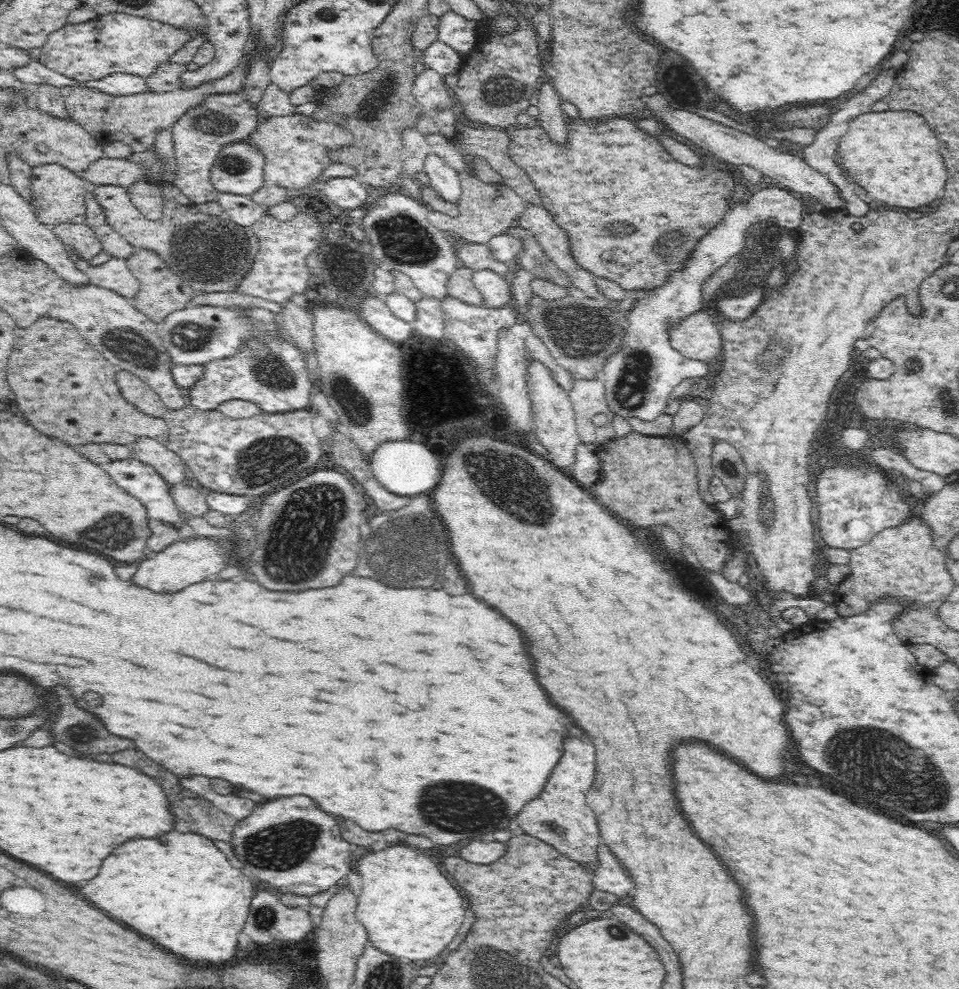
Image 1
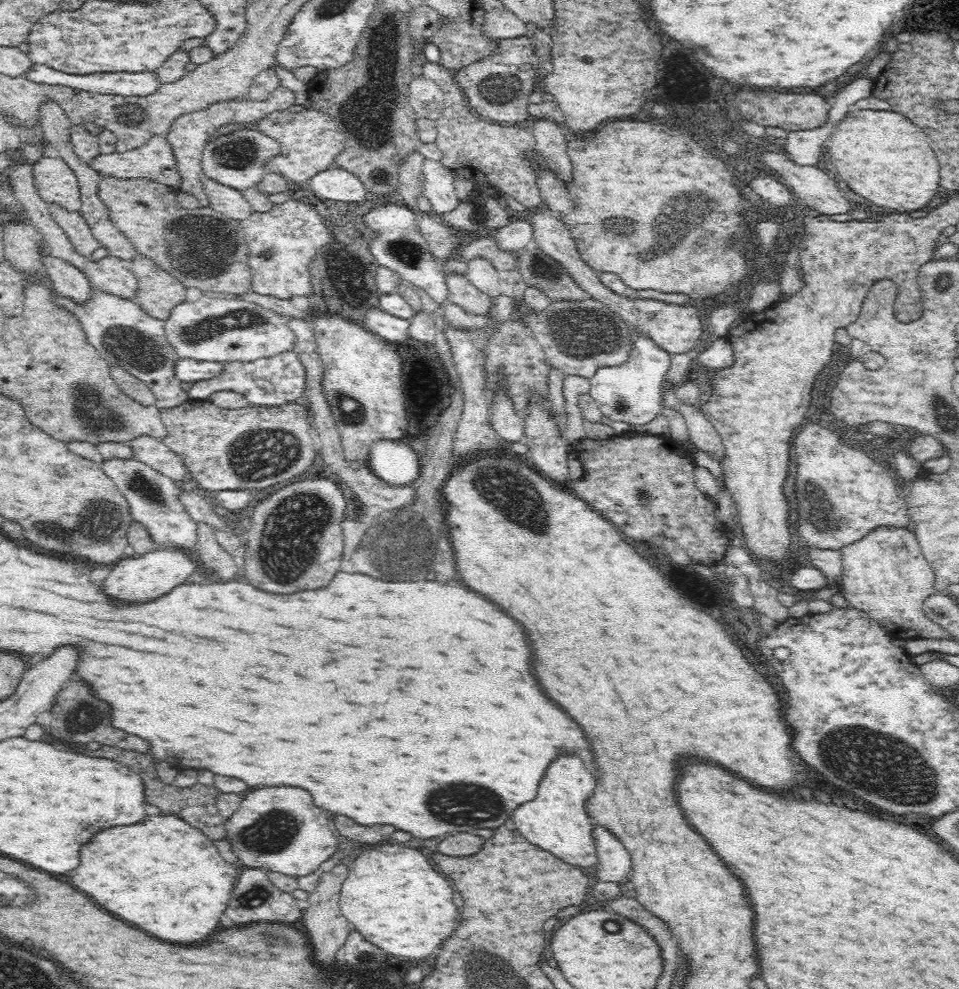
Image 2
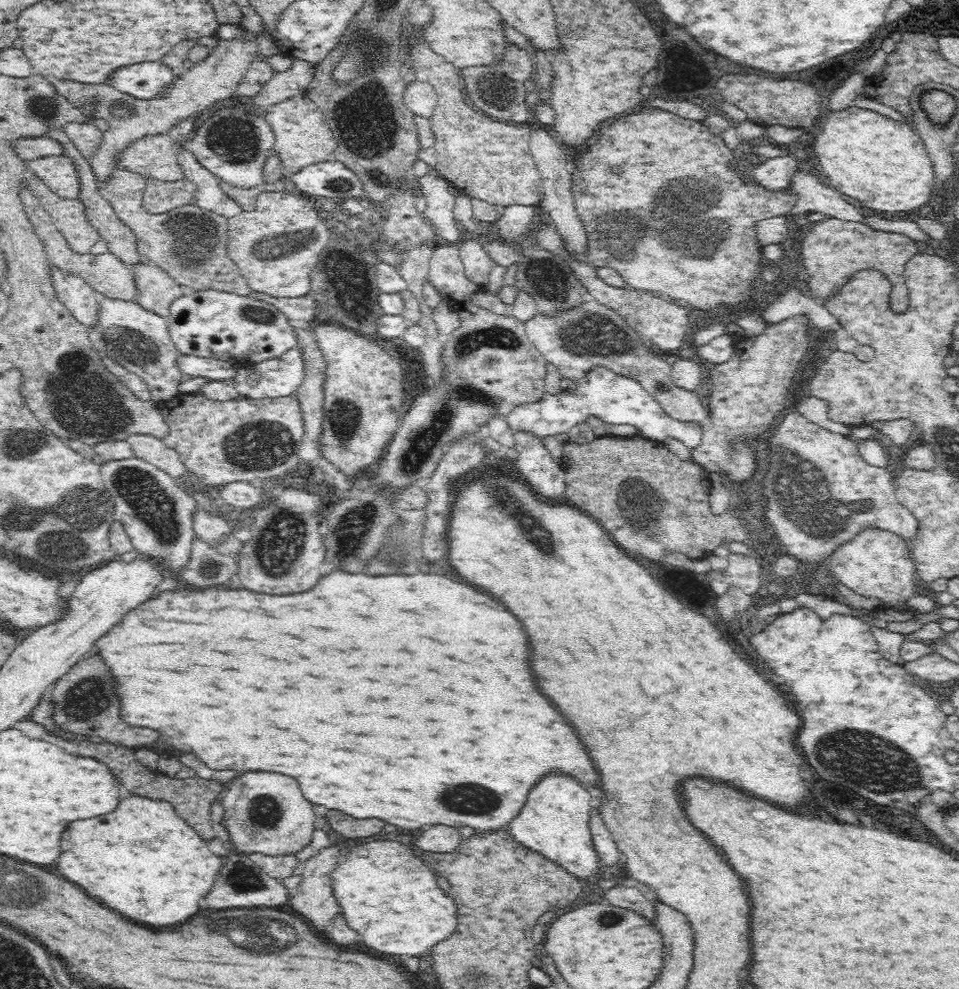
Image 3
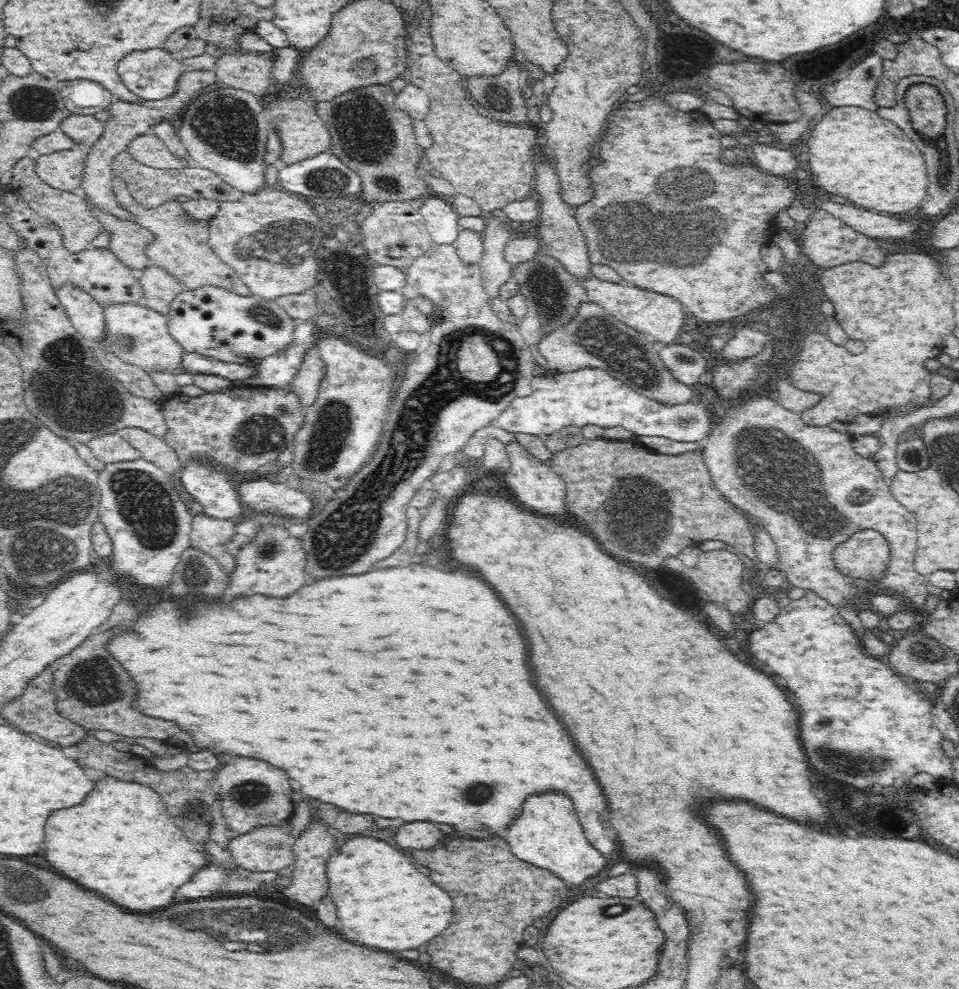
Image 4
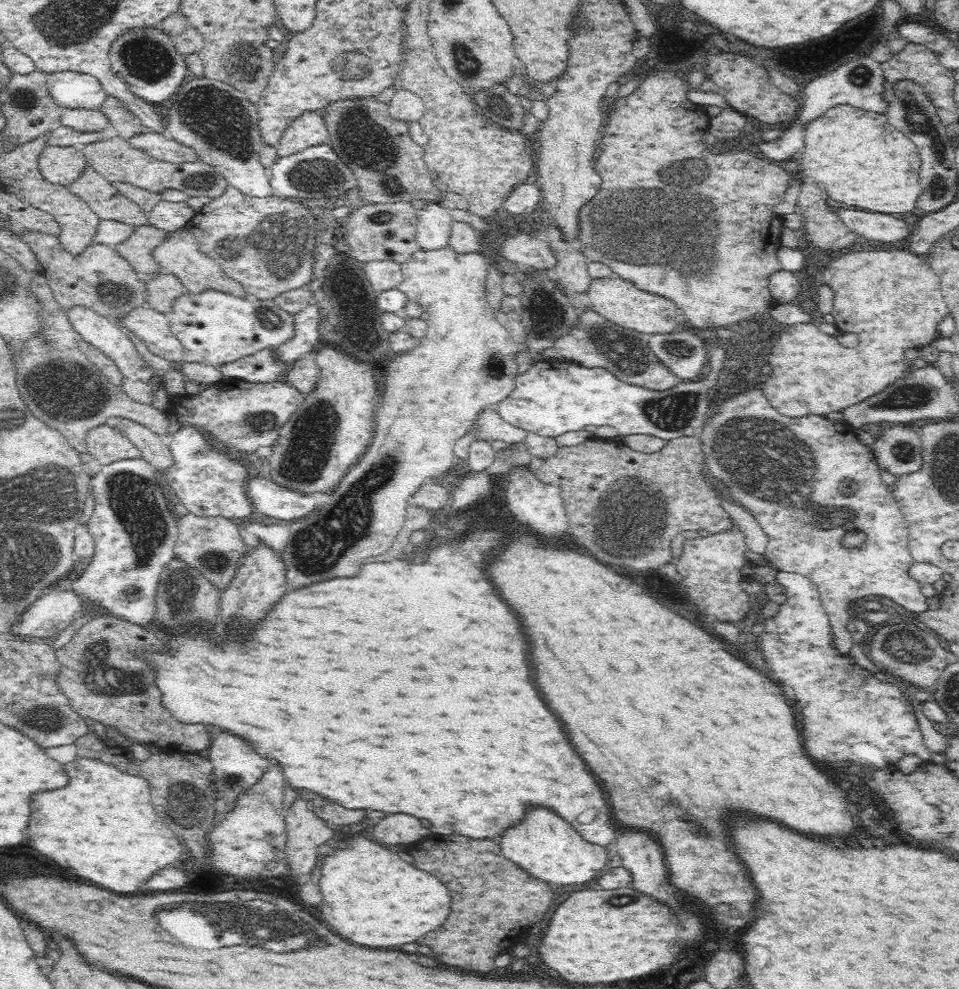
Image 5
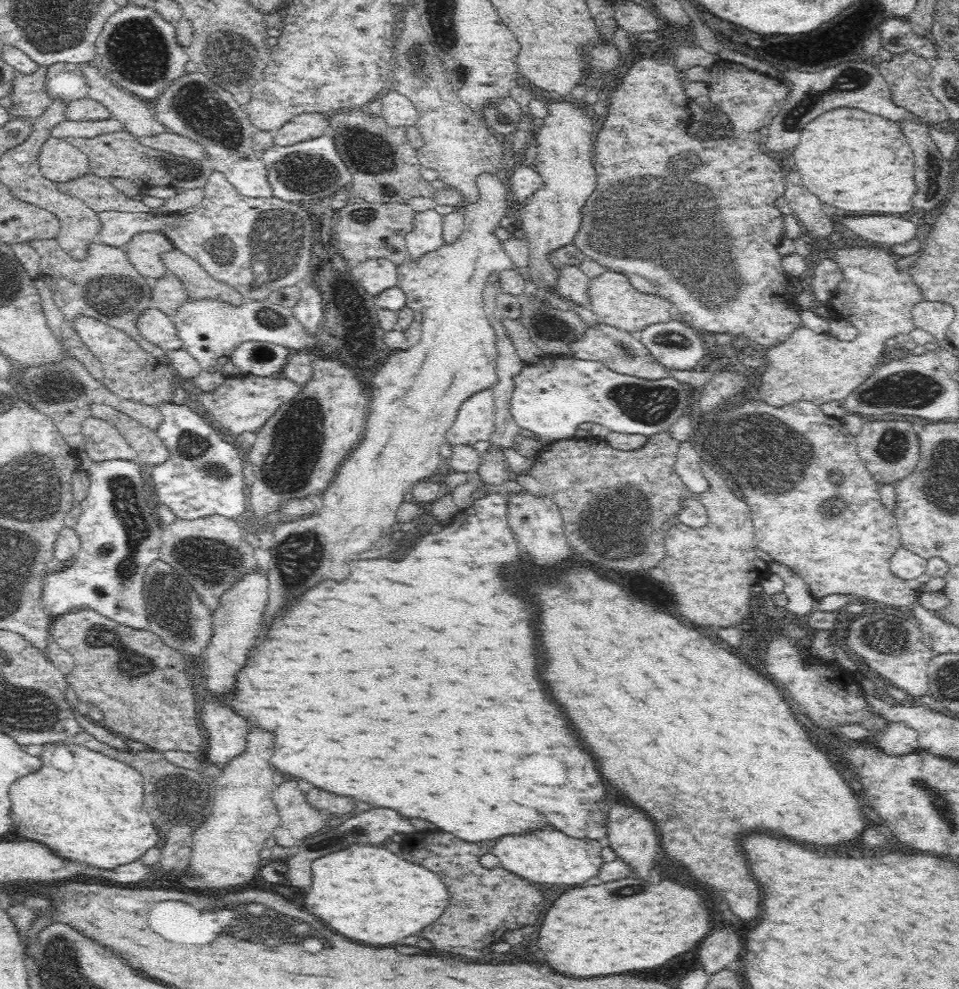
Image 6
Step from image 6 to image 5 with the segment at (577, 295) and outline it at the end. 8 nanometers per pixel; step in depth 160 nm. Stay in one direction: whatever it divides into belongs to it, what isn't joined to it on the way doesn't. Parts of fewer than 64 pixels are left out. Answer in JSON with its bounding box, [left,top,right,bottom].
[546,228,593,294]

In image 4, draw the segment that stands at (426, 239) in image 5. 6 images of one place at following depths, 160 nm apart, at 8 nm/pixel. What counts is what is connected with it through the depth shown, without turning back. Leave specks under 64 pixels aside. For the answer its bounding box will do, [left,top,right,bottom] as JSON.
[418,194,461,244]

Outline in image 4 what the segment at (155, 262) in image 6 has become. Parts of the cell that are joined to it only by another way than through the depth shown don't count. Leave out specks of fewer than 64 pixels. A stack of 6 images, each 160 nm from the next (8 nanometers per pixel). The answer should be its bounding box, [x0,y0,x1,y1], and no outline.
[95,210,154,274]

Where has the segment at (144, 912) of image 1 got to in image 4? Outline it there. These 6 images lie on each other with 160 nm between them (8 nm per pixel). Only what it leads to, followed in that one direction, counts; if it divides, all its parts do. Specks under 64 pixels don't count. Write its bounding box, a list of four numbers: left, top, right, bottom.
[44,775,206,910]

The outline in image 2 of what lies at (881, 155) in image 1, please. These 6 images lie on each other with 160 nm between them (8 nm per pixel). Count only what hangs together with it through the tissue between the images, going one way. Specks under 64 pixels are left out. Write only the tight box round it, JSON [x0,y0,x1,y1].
[823,110,938,210]

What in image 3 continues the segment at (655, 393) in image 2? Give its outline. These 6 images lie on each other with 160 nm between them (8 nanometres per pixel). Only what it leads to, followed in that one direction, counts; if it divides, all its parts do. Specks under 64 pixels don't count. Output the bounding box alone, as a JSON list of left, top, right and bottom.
[504,367,705,448]

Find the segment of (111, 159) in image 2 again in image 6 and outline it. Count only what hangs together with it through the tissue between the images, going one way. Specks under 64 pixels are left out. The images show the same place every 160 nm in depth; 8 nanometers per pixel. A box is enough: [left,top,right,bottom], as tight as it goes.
[139,131,209,160]

